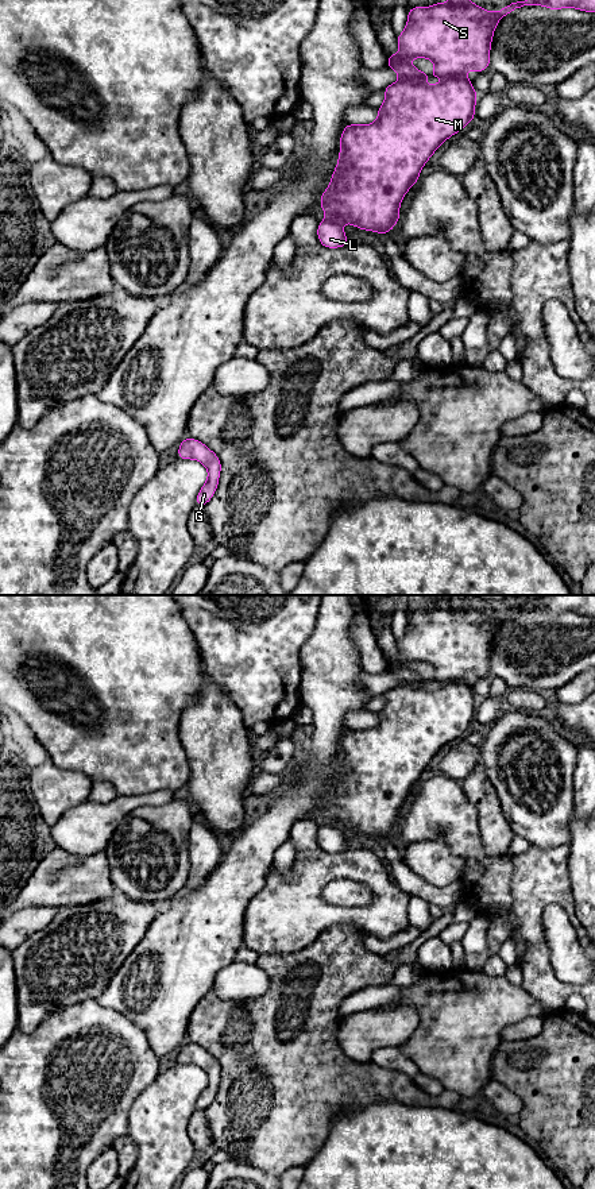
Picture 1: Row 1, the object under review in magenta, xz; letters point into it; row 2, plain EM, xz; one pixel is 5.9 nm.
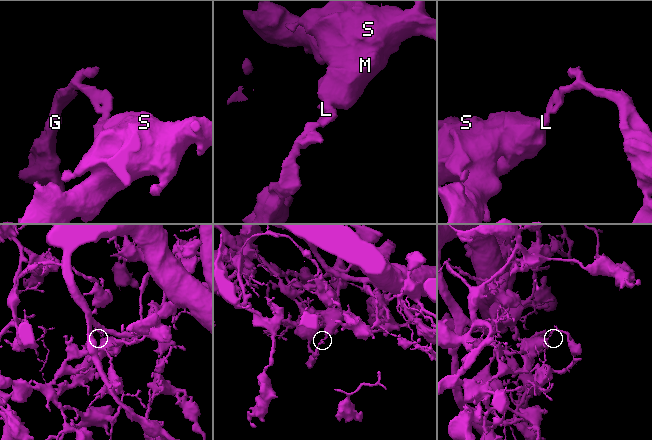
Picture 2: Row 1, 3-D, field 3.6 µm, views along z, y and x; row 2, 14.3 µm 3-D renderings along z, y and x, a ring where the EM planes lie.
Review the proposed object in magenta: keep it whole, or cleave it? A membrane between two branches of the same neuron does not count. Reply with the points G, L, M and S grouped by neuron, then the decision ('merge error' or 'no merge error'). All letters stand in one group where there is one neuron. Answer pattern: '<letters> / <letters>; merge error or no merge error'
G L / M S; merge error

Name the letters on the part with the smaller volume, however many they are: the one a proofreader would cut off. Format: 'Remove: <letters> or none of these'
Remove: G, L

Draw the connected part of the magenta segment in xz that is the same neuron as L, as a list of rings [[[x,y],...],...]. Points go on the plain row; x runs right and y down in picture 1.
[[[329,823],[318,827],[317,842],[321,850],[327,853],[340,853],[348,849],[343,830]]]

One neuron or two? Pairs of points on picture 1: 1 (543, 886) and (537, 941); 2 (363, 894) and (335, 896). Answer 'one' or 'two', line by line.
1: one
2: one

